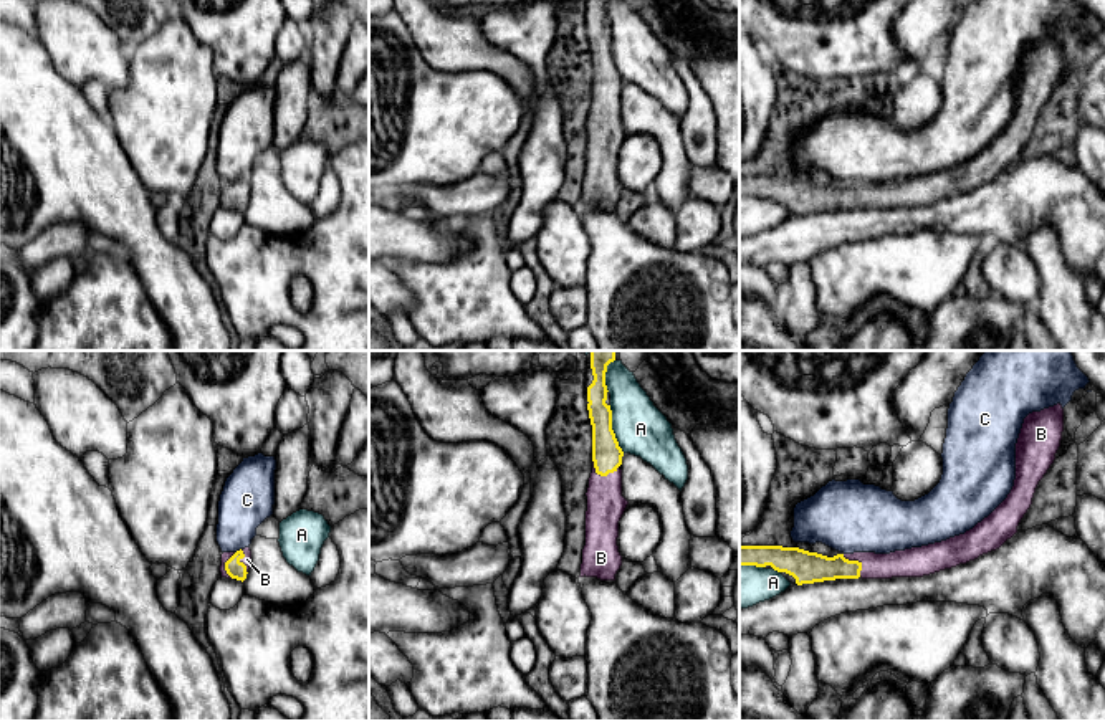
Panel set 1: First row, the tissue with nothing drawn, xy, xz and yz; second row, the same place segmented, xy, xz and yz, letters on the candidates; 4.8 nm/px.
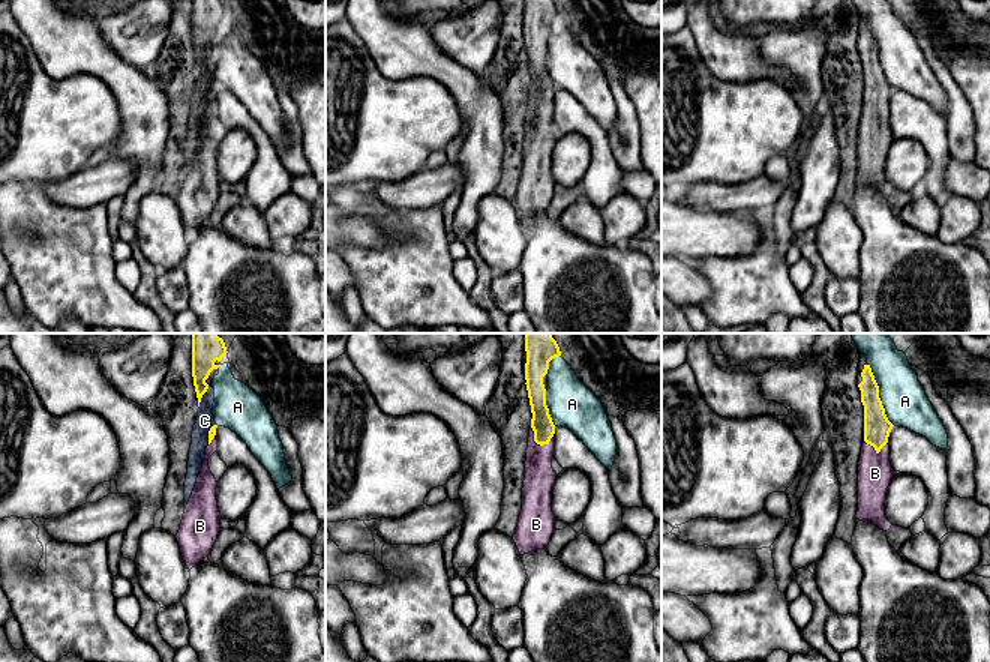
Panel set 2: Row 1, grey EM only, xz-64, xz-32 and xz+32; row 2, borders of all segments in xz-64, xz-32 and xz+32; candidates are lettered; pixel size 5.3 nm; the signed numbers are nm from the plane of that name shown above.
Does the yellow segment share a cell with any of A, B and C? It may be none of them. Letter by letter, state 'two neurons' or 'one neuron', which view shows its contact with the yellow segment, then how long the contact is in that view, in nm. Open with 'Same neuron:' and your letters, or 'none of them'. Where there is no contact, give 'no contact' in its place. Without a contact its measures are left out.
Same neuron: B
A: two neurons | xz | 240 nm
B: one neuron | xz | 140 nm
C: two neurons | xy | 40 nm

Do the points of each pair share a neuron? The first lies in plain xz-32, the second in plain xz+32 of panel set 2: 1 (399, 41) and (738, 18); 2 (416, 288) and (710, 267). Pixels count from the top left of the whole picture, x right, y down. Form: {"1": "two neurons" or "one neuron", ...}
{"1": "two neurons", "2": "one neuron"}

